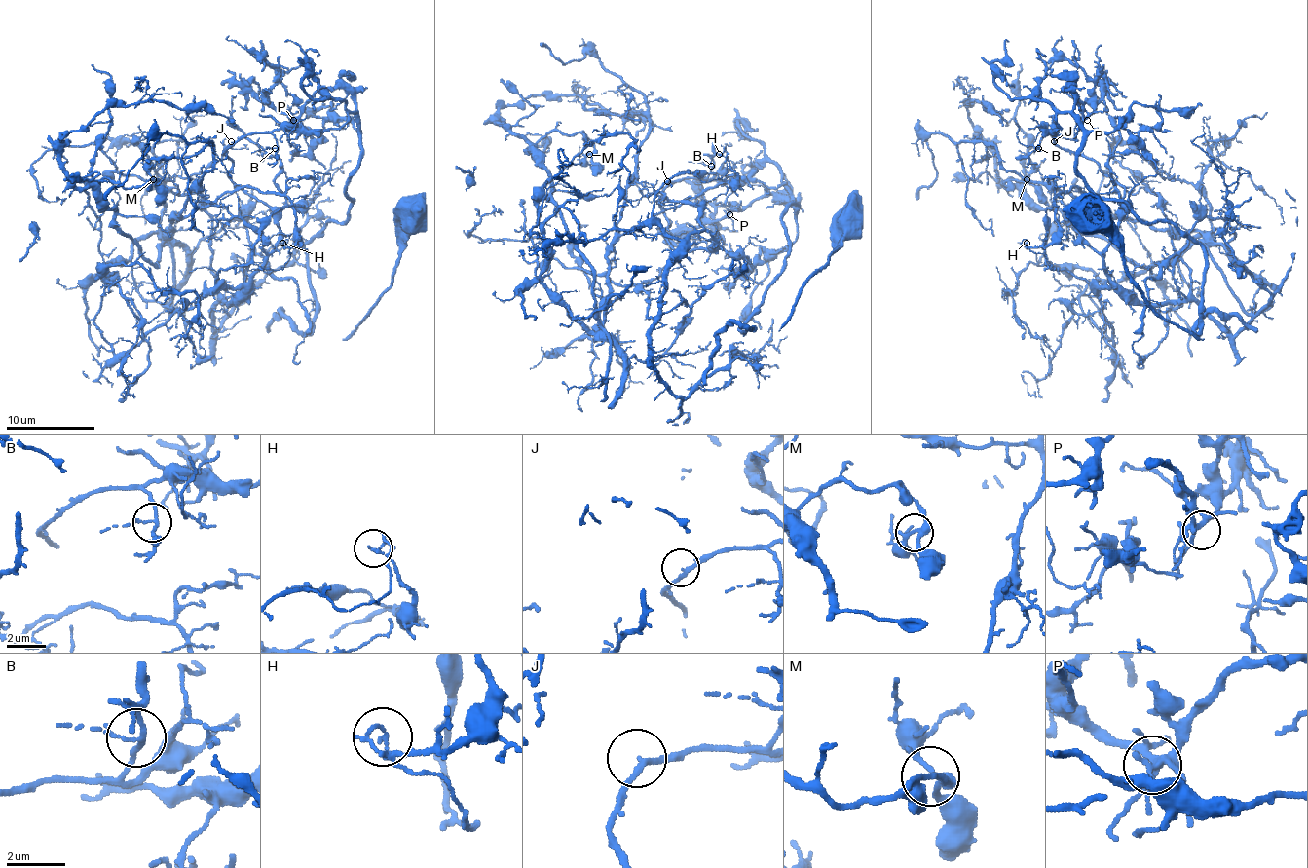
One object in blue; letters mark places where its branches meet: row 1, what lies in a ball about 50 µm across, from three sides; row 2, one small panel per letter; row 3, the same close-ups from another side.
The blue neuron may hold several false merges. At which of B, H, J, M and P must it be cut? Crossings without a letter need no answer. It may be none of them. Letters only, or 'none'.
H

